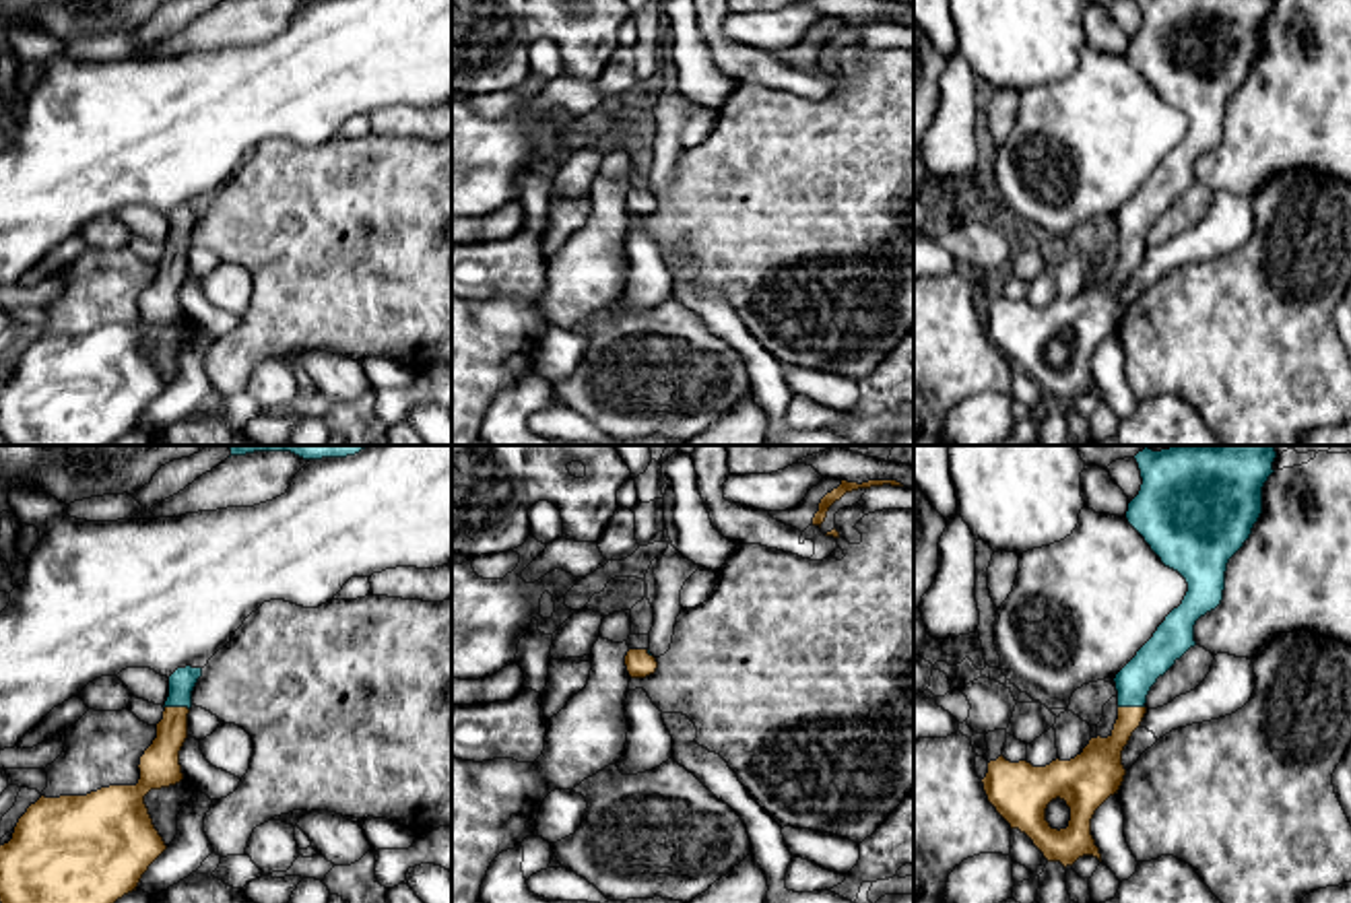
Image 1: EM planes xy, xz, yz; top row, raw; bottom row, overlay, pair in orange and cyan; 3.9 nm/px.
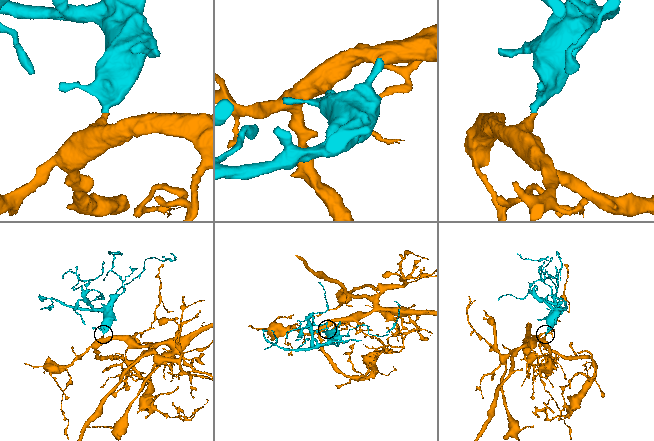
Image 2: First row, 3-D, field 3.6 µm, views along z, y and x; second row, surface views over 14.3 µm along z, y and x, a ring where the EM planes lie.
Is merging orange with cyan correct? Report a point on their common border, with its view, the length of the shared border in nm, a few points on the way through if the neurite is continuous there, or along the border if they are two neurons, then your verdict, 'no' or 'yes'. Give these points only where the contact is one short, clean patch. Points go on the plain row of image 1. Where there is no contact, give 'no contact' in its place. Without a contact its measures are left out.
contact yz (1131, 246); length 100 nm; yes

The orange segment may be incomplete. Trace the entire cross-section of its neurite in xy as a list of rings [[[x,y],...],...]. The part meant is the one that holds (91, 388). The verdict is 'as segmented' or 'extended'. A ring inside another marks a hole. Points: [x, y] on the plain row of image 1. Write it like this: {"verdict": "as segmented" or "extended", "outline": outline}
{"verdict": "extended", "outline": [[[177,206],[169,214],[169,235],[157,276],[140,295],[136,324],[109,324],[87,334],[41,334],[19,357],[12,377],[0,383],[2,445],[111,445],[136,429],[149,404],[167,388],[153,363],[144,334],[184,317],[179,289],[188,276],[192,229],[202,206]]]}

